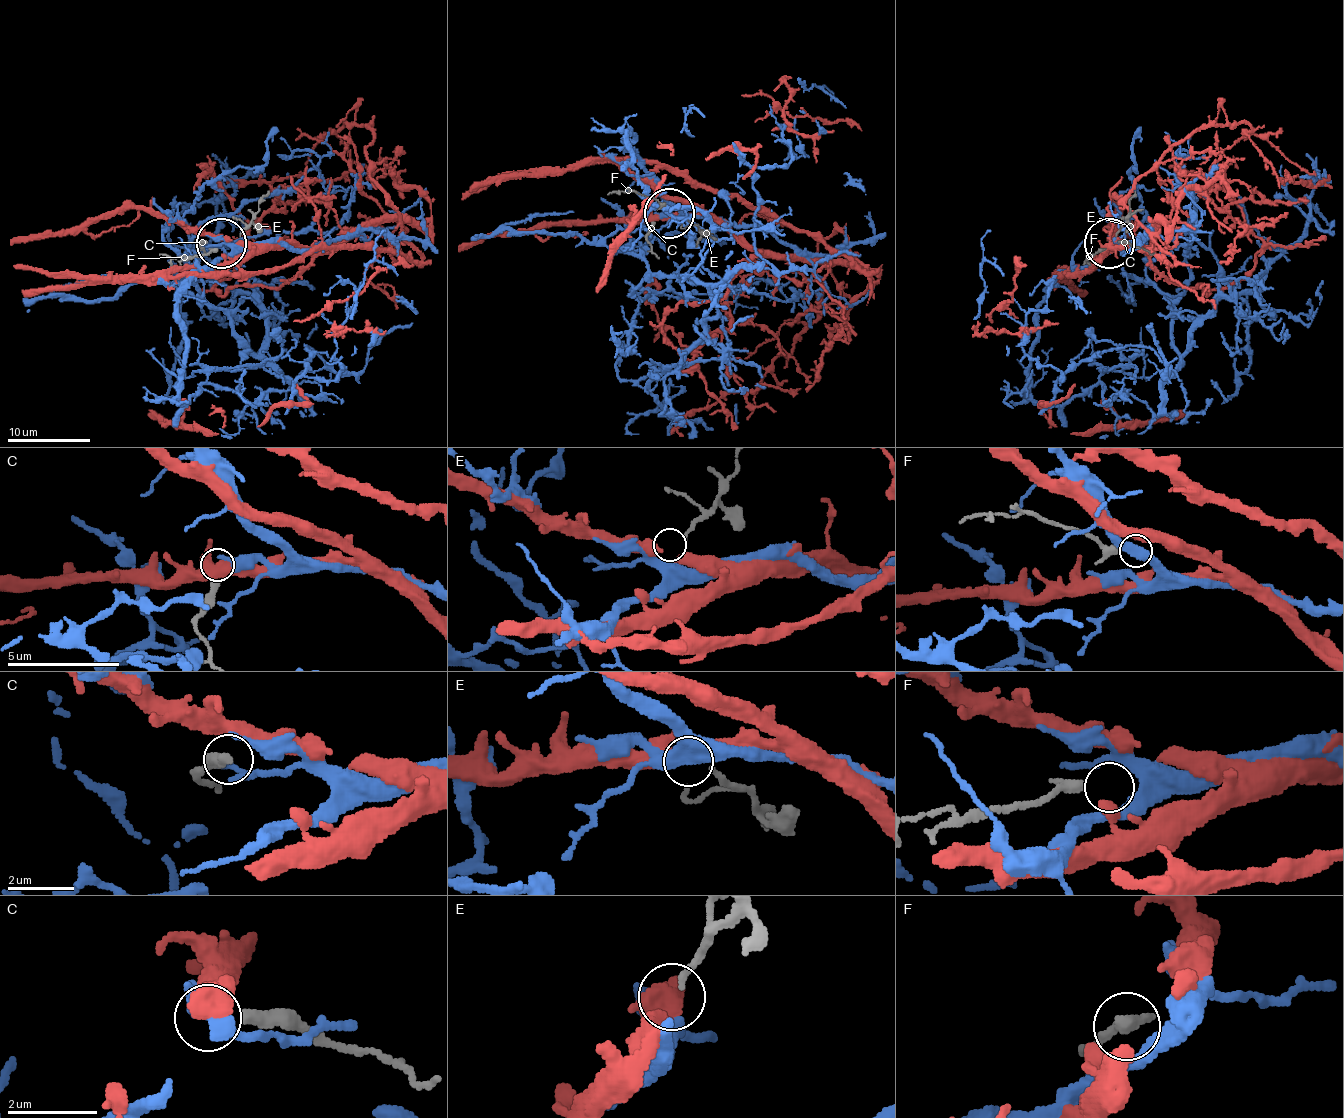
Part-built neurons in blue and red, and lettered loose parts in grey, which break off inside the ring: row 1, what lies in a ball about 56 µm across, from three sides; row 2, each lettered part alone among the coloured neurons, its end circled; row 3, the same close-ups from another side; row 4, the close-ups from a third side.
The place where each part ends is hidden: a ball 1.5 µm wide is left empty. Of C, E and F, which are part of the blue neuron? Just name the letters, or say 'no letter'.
E

